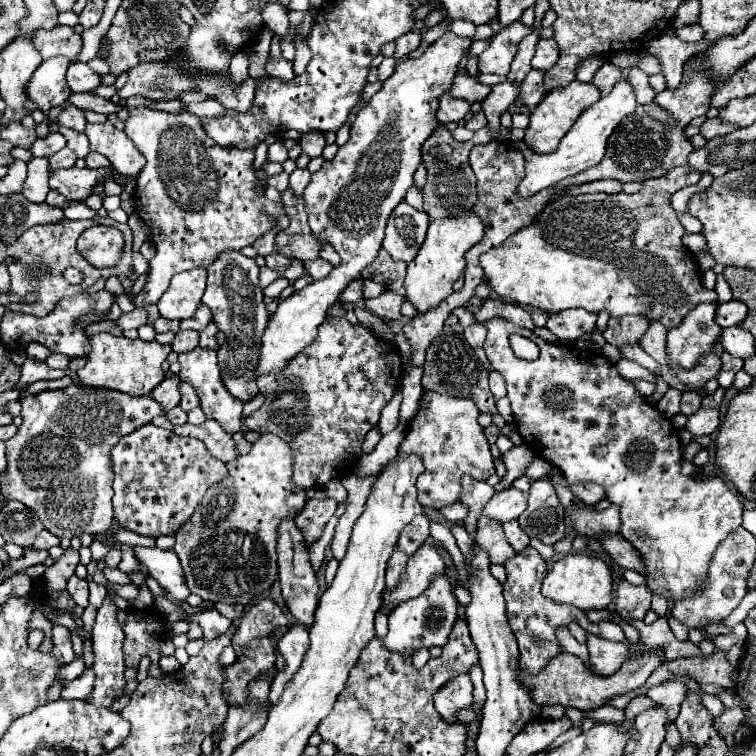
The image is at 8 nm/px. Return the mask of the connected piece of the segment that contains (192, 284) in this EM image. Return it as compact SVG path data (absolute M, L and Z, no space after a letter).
M193 268L173 276L169 290L157 302L159 314L169 320L185 320L197 312L201 306L201 296L205 292L207 270Z

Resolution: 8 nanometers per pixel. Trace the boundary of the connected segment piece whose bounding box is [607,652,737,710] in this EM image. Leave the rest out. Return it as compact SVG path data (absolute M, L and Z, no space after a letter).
M714 652L712 655L679 658L661 664L651 674L651 678L645 682L645 686L641 690L613 696L607 704L623 710L631 698L635 698L637 694L645 694L651 686L657 686L665 680L671 680L673 676L689 676L689 678L697 680L699 684L715 684L715 686L721 686L723 690L734 689L737 679L735 668L727 662L727 656L721 652Z

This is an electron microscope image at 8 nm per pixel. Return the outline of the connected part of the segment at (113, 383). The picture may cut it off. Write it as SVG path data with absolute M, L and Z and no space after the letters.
M99 332L91 336L91 354L87 356L87 364L79 370L79 380L85 386L109 388L117 392L125 392L129 396L147 396L151 390L165 380L165 372L161 370L163 360L171 352L169 344L159 344L157 340L145 342L141 338L129 340L125 336L113 336L109 332Z

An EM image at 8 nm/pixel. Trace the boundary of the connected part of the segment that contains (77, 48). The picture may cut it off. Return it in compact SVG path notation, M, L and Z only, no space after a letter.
M55 26L53 30L37 32L35 48L43 60L51 56L69 56L74 62L81 51L82 38L69 26Z

